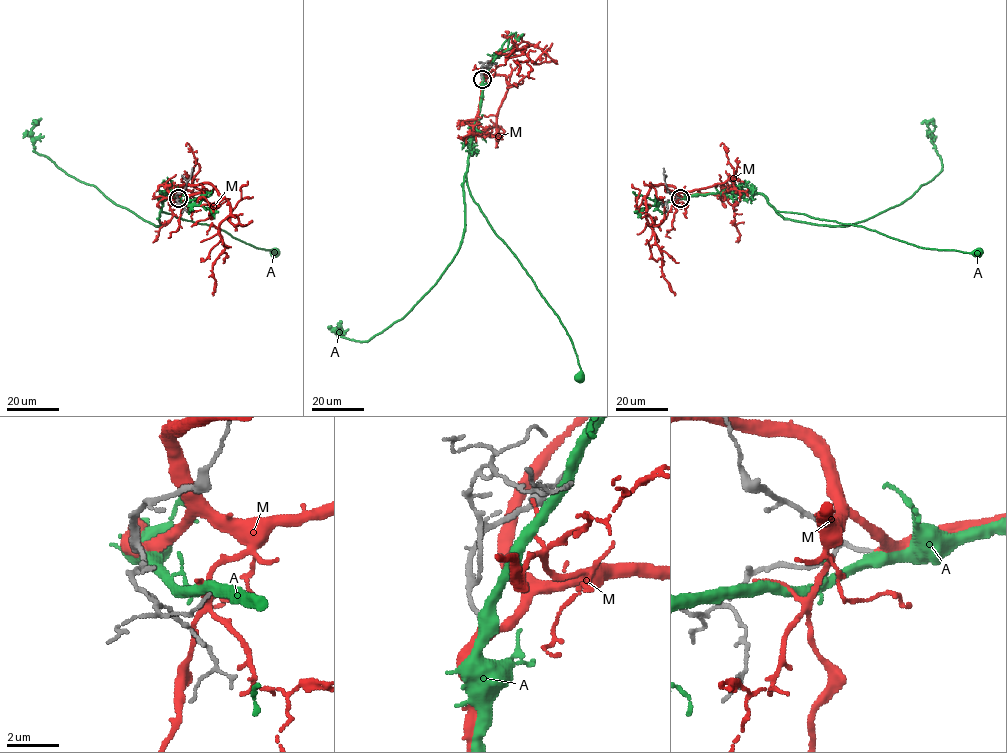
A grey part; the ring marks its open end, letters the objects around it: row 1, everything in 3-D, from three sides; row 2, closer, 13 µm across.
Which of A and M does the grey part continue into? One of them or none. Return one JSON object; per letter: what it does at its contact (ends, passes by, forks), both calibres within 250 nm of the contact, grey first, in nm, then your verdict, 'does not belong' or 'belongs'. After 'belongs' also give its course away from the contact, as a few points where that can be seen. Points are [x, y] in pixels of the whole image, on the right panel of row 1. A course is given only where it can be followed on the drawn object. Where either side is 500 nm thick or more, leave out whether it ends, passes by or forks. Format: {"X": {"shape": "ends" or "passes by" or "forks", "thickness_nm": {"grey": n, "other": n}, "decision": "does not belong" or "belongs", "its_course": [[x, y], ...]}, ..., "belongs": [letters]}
{"A": {"shape": "passes by", "thickness_nm": {"grey": 140, "other": 480}, "decision": "does not belong"}, "M": {"shape": "passes by", "thickness_nm": {"grey": 130, "other": 360}, "decision": "belongs", "its_course": [[680, 197], [673, 186], [651, 183], [645, 198], [646, 219], [662, 256], [662, 276], [674, 295]]}, "belongs": ["M"]}

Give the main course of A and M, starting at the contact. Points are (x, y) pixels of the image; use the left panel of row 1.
A: (177, 197), (176, 194), (164, 193), (161, 210), (181, 219), (213, 225), (255, 247), (275, 253)
M: (177, 197), (181, 186), (209, 183), (229, 205), (230, 214), (219, 226), (224, 250), (213, 266), (213, 295)

